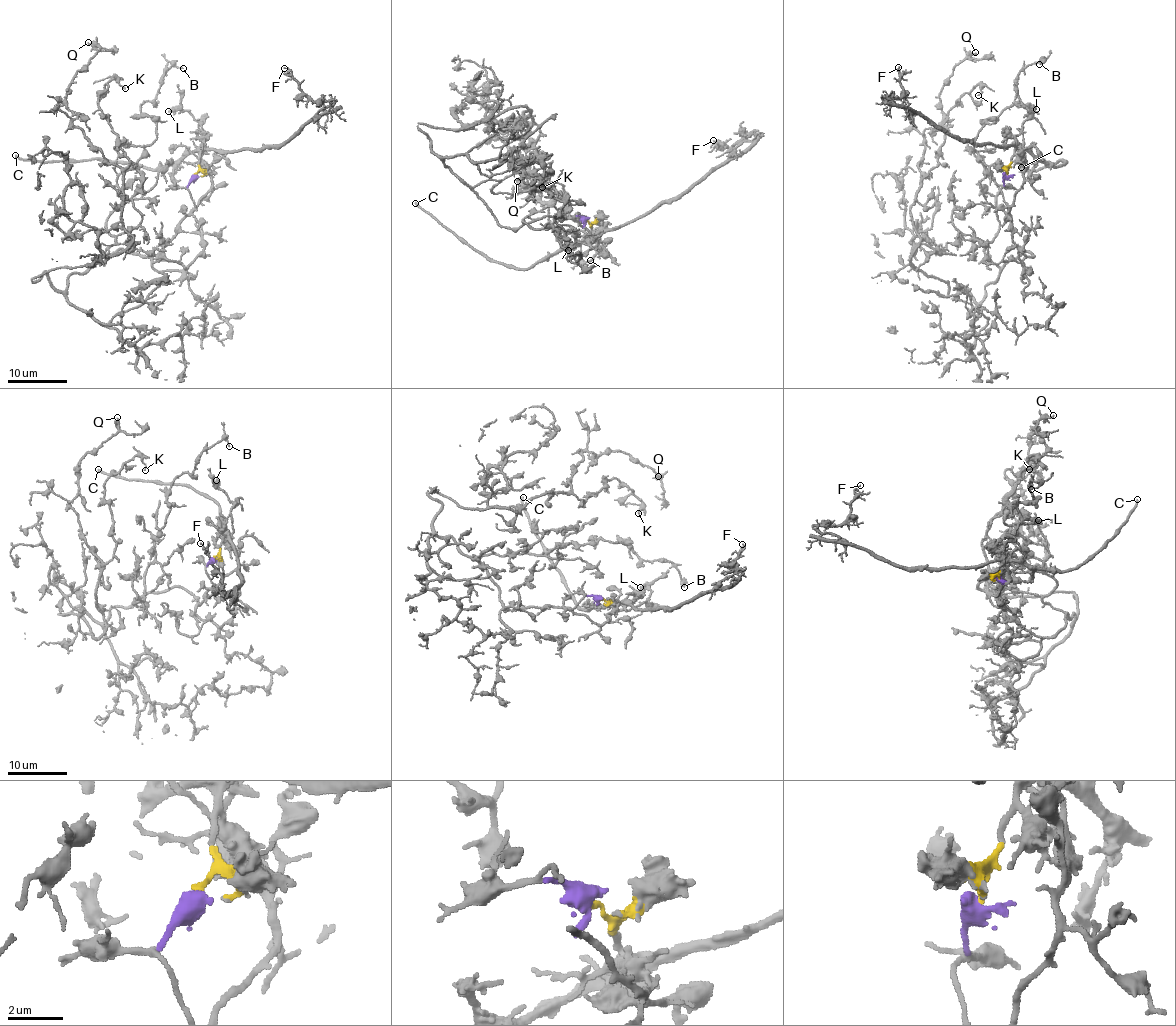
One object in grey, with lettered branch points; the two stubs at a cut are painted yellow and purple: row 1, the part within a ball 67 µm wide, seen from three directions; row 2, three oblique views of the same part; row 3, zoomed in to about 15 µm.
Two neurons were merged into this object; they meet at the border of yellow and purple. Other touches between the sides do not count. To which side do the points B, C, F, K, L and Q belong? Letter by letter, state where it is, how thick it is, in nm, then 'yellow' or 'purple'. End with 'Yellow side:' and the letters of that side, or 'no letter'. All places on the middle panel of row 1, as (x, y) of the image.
B: (590, 260) | 110 nm | purple
C: (415, 203) | 240 nm | yellow
F: (713, 140) | 120 nm | yellow
K: (542, 187) | 100 nm | purple
L: (568, 250) | 190 nm | purple
Q: (517, 181) | 150 nm | purple
Yellow side: C, F

